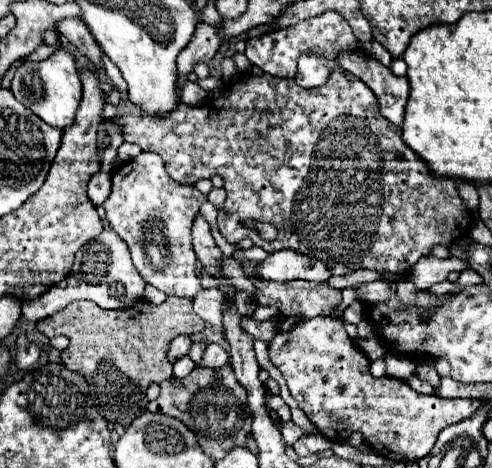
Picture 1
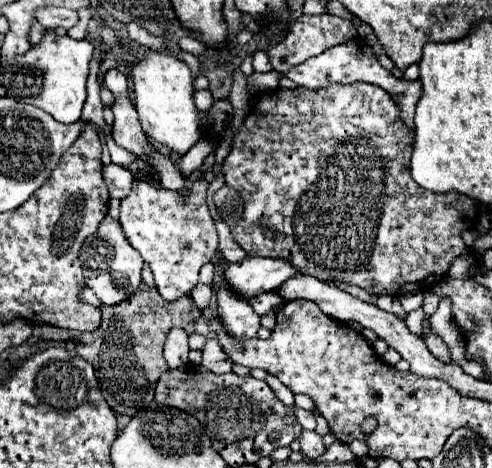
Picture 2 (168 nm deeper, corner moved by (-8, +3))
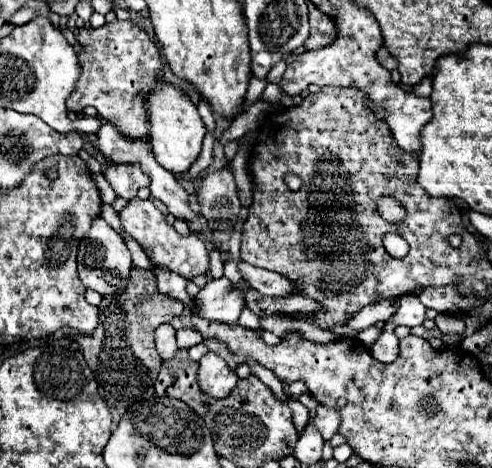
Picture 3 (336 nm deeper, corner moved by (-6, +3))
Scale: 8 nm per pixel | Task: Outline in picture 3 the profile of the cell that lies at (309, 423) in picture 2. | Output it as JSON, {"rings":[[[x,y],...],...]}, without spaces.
{"rings":[[[318,405],[316,411],[318,413],[314,419],[314,425],[320,429],[324,441],[330,441],[340,429],[340,413],[338,413],[338,409],[330,409],[324,405]]]}

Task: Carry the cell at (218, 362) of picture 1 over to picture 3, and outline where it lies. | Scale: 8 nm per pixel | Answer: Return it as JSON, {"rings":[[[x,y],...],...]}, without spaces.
{"rings":[[[210,351],[200,359],[198,385],[206,395],[216,399],[226,399],[232,393],[236,381],[238,381],[236,373],[216,353]]]}

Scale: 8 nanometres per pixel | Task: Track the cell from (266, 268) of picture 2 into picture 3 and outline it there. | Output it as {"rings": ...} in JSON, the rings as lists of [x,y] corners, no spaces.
{"rings":[[[222,277],[212,279],[194,295],[196,313],[206,317],[208,321],[218,321],[226,325],[234,325],[244,309],[244,293],[236,291],[234,285]]]}

